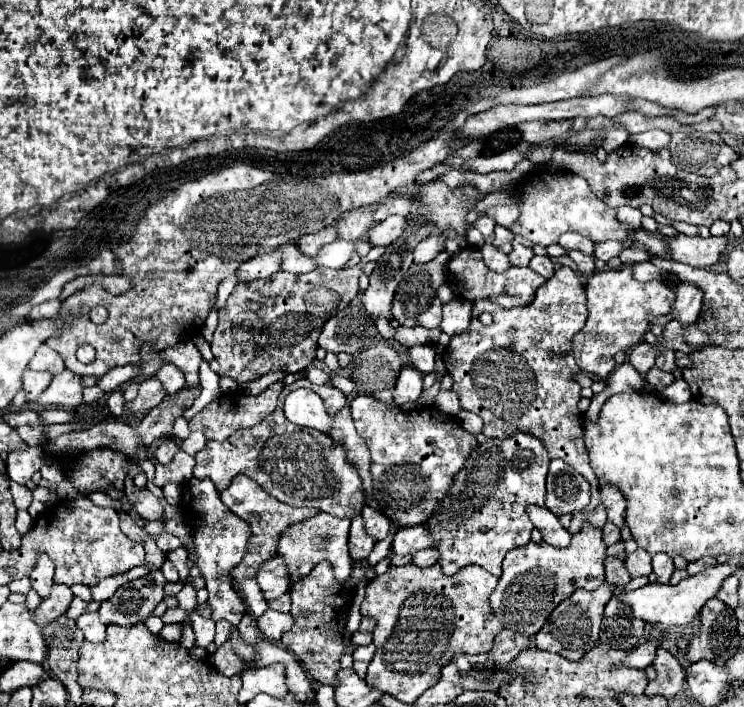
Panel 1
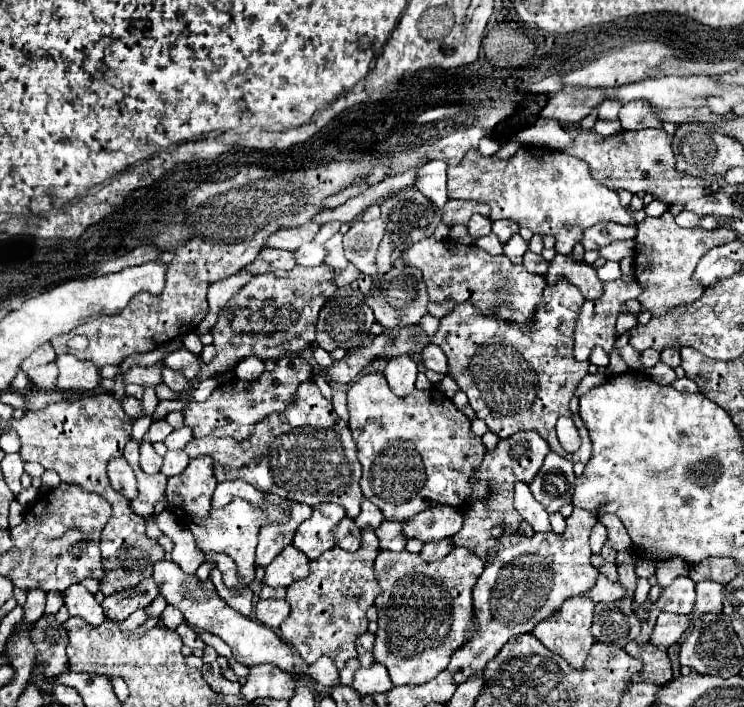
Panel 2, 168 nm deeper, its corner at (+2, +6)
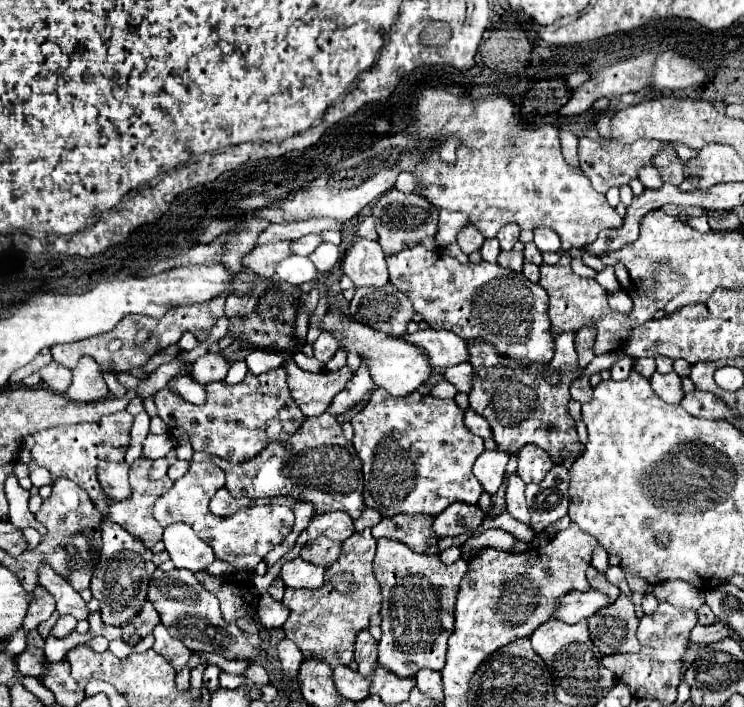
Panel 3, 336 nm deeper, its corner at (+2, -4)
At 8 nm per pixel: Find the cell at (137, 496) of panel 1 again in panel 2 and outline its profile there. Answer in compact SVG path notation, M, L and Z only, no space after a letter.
M113 458L107 466L109 480L115 490L119 490L127 500L137 498L137 486L135 486L135 474L125 458Z

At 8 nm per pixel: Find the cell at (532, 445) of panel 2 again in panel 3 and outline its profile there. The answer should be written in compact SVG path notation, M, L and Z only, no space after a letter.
M531 444L523 446L517 452L517 474L521 476L523 482L541 482L543 476L553 468L553 460L547 456L547 452L543 452L541 448L535 448Z

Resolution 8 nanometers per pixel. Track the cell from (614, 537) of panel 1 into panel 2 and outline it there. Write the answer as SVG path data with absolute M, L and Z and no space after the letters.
M597 522L593 532L591 532L591 550L593 550L593 554L601 552L605 540L607 540L607 528L601 522Z

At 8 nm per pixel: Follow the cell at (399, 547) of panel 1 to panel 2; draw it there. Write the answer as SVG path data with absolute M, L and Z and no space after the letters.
M435 506L407 520L403 524L403 536L417 538L421 542L443 540L443 538L451 538L453 534L457 534L461 524L463 524L463 518L461 518L459 508Z

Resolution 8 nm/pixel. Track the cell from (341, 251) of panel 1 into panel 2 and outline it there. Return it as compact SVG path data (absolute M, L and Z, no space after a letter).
M309 242L309 244L303 244L299 250L295 250L293 254L295 254L297 264L301 264L301 266L319 266L325 260L327 250L323 244Z

